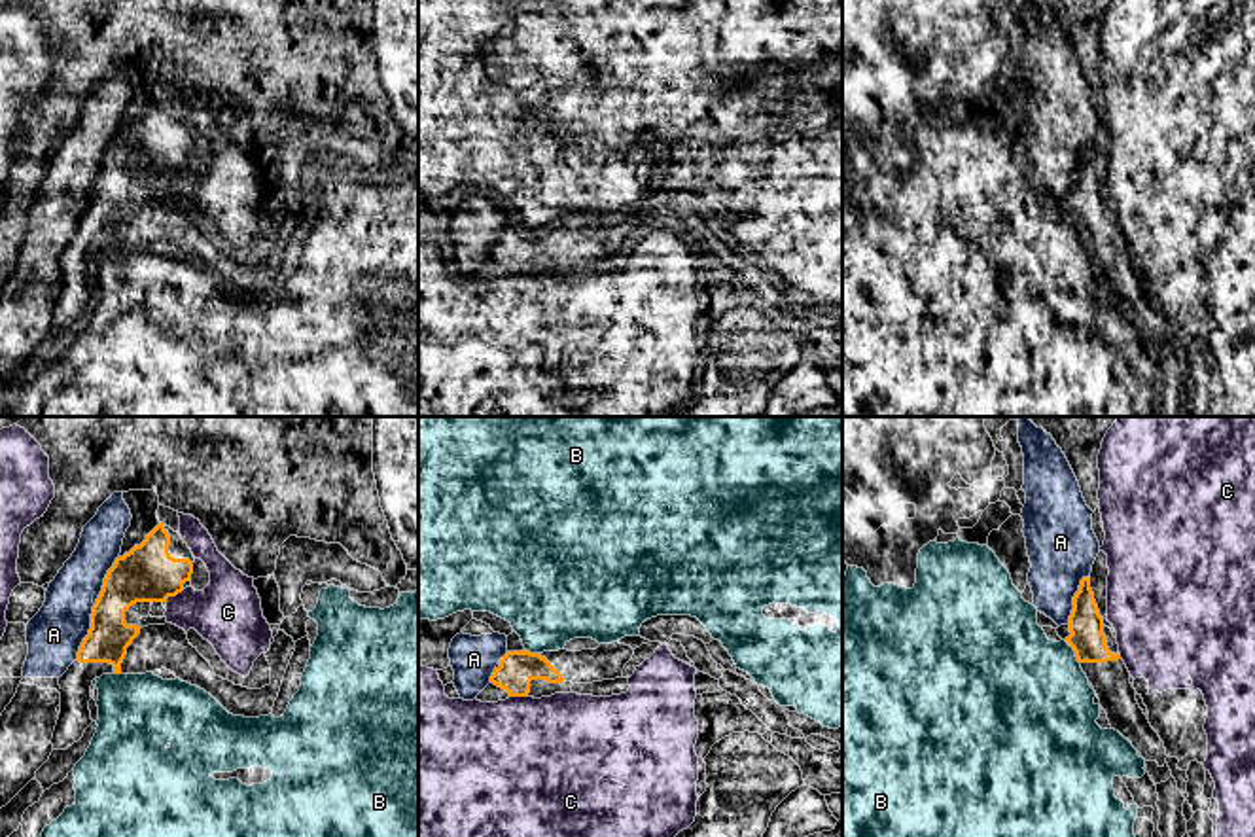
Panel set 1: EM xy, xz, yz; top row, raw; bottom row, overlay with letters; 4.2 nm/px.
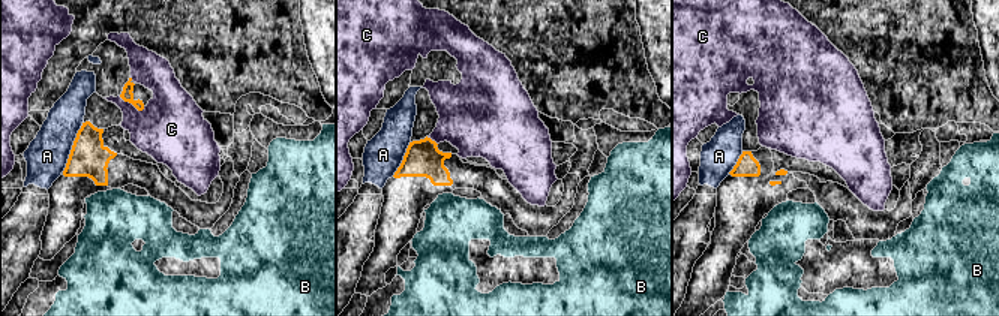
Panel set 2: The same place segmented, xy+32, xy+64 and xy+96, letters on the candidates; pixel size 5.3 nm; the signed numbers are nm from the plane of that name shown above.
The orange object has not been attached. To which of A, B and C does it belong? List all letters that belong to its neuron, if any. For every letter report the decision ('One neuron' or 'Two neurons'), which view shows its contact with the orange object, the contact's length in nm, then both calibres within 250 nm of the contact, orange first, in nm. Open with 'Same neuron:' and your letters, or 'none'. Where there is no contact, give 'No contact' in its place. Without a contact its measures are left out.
Same neuron: none
A: Two neurons. Touches orange in xy. Shared border 480 nm. Thickness 240 nm (orange) against 240 nm
B: Two neurons. Touches orange in yz. Shared border 120 nm. Thickness 150 nm (orange) against 460 nm
C: Two neurons. Touches orange in xy. Shared border 100 nm. Thickness 240 nm (orange) against 280 nm

